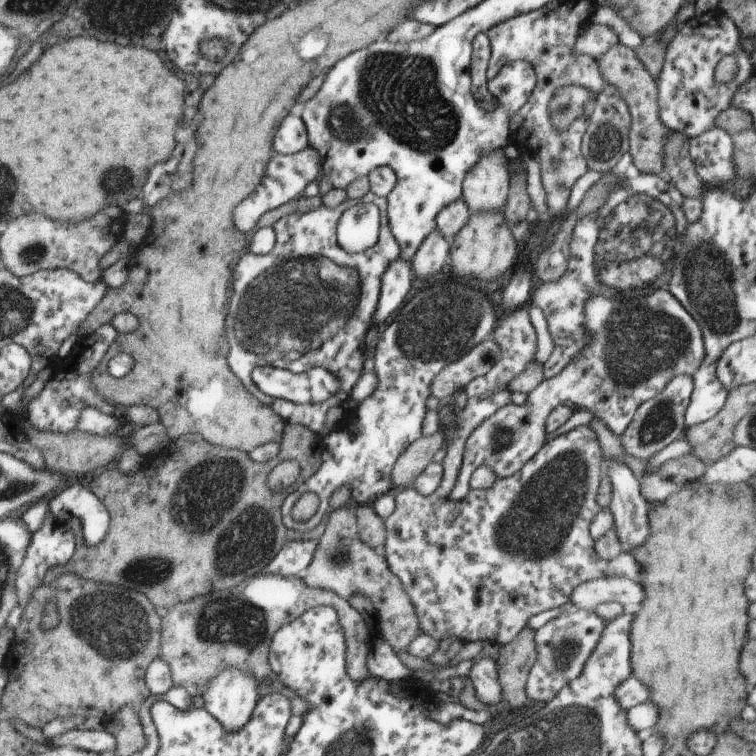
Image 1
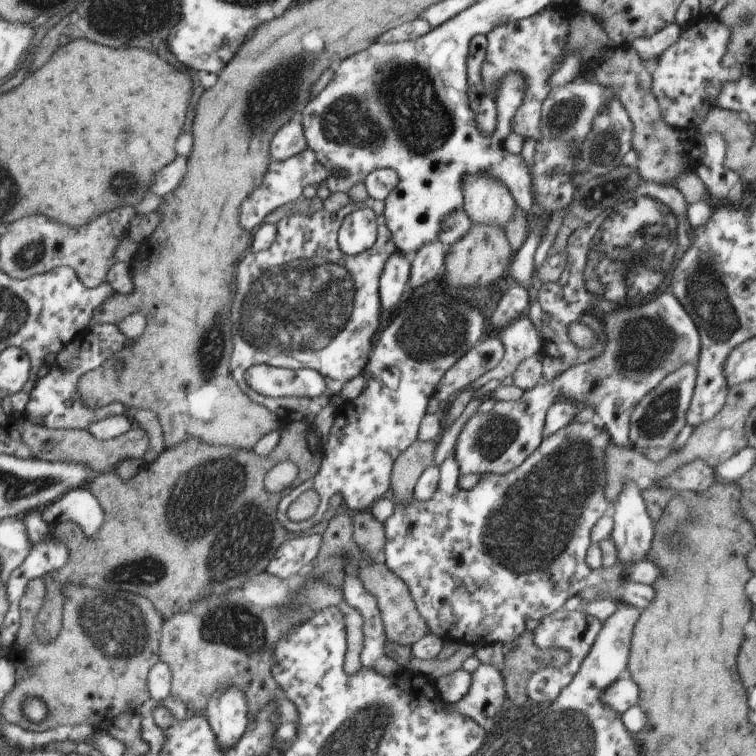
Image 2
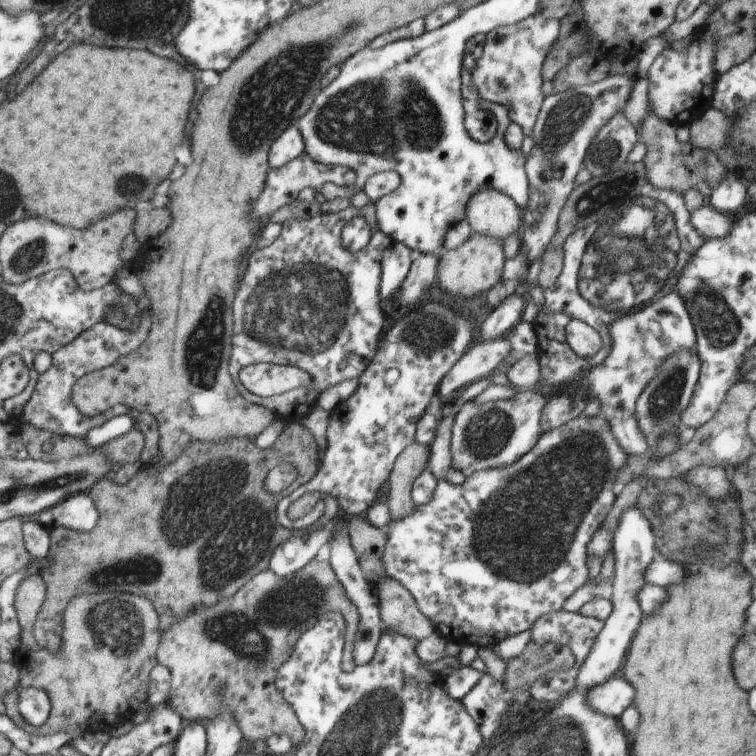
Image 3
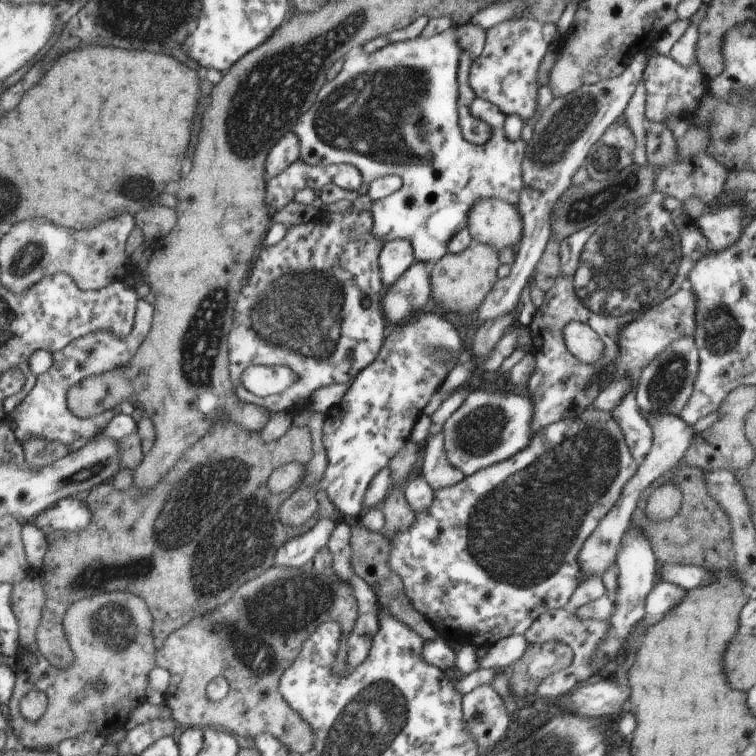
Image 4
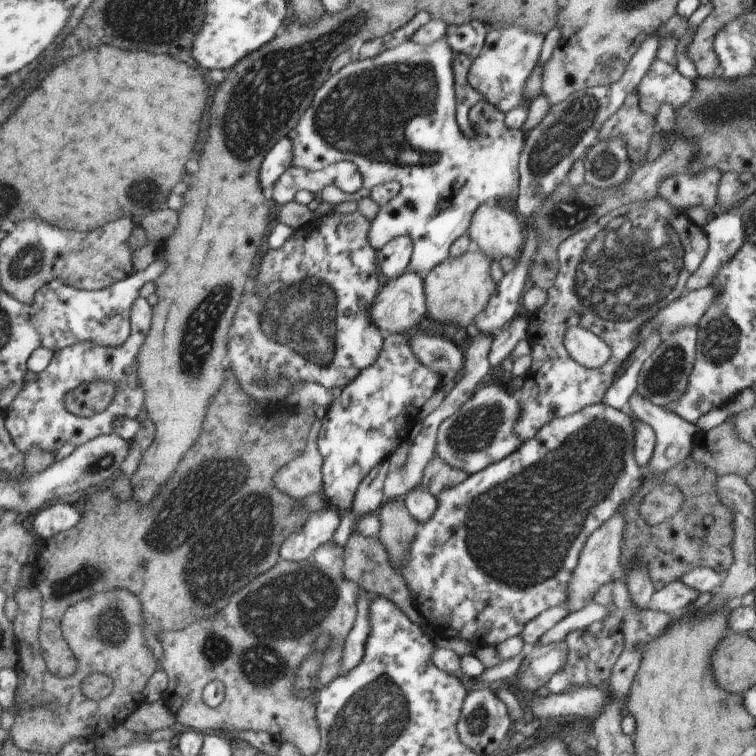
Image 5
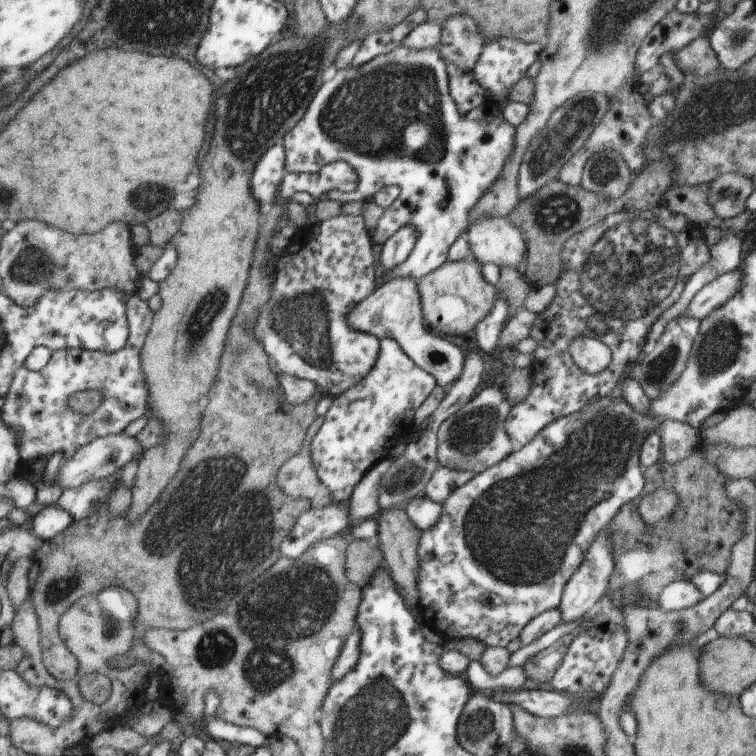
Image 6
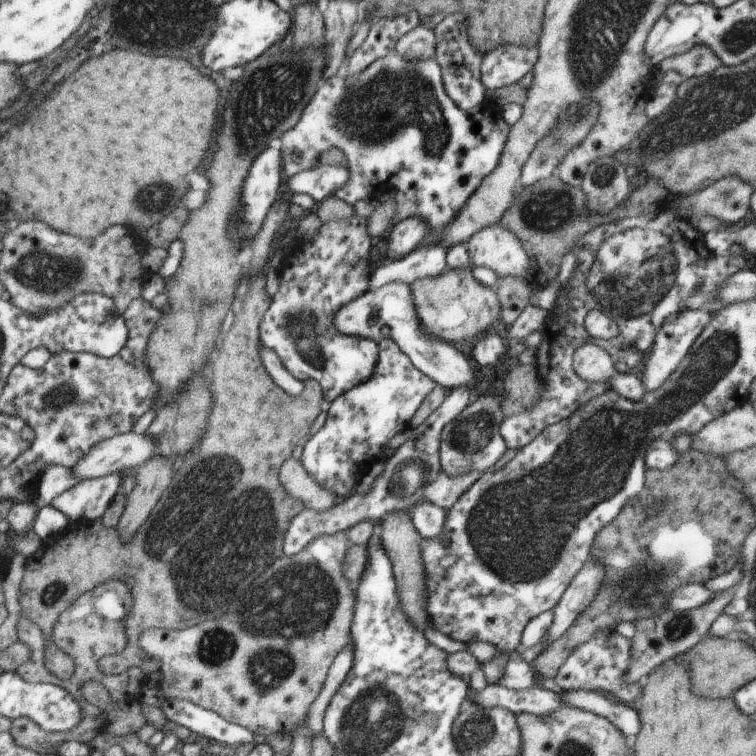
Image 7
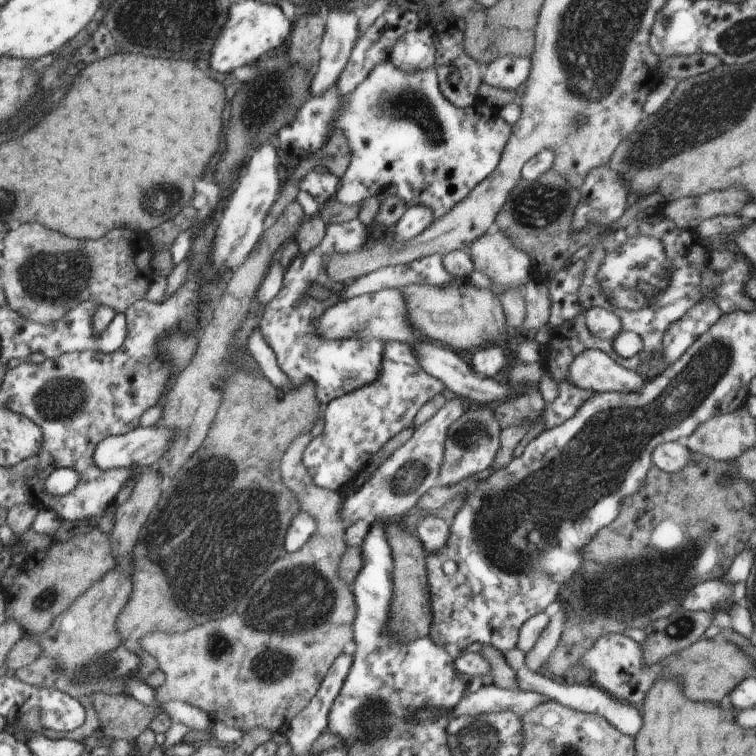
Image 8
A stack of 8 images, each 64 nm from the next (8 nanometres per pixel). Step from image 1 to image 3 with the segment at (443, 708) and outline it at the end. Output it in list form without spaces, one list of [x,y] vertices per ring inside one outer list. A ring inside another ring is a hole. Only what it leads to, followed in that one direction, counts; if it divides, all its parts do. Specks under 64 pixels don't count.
[[[485,672],[476,686],[461,698],[463,707],[475,720],[483,739],[490,740],[498,732],[500,720],[510,702],[509,696],[504,686]]]

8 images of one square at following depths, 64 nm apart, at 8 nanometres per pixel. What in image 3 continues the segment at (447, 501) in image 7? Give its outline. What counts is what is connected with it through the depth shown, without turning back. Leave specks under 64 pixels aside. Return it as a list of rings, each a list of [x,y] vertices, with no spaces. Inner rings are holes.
[[[484,378],[465,386],[458,392],[459,398],[452,403],[451,413],[439,421],[434,440],[428,446],[429,457],[426,468],[434,476],[437,484],[440,481],[448,481],[453,485],[459,485],[465,481],[466,475],[463,475],[451,465],[449,445],[451,444],[453,418],[466,401],[475,399],[478,394],[482,394],[492,382],[491,378]]]

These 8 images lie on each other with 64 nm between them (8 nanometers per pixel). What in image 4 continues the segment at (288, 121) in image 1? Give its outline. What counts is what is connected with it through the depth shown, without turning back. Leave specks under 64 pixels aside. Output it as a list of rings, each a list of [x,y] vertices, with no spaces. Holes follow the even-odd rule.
[[[290,131],[270,149],[265,162],[266,182],[282,174],[293,162],[299,159],[299,140]]]

